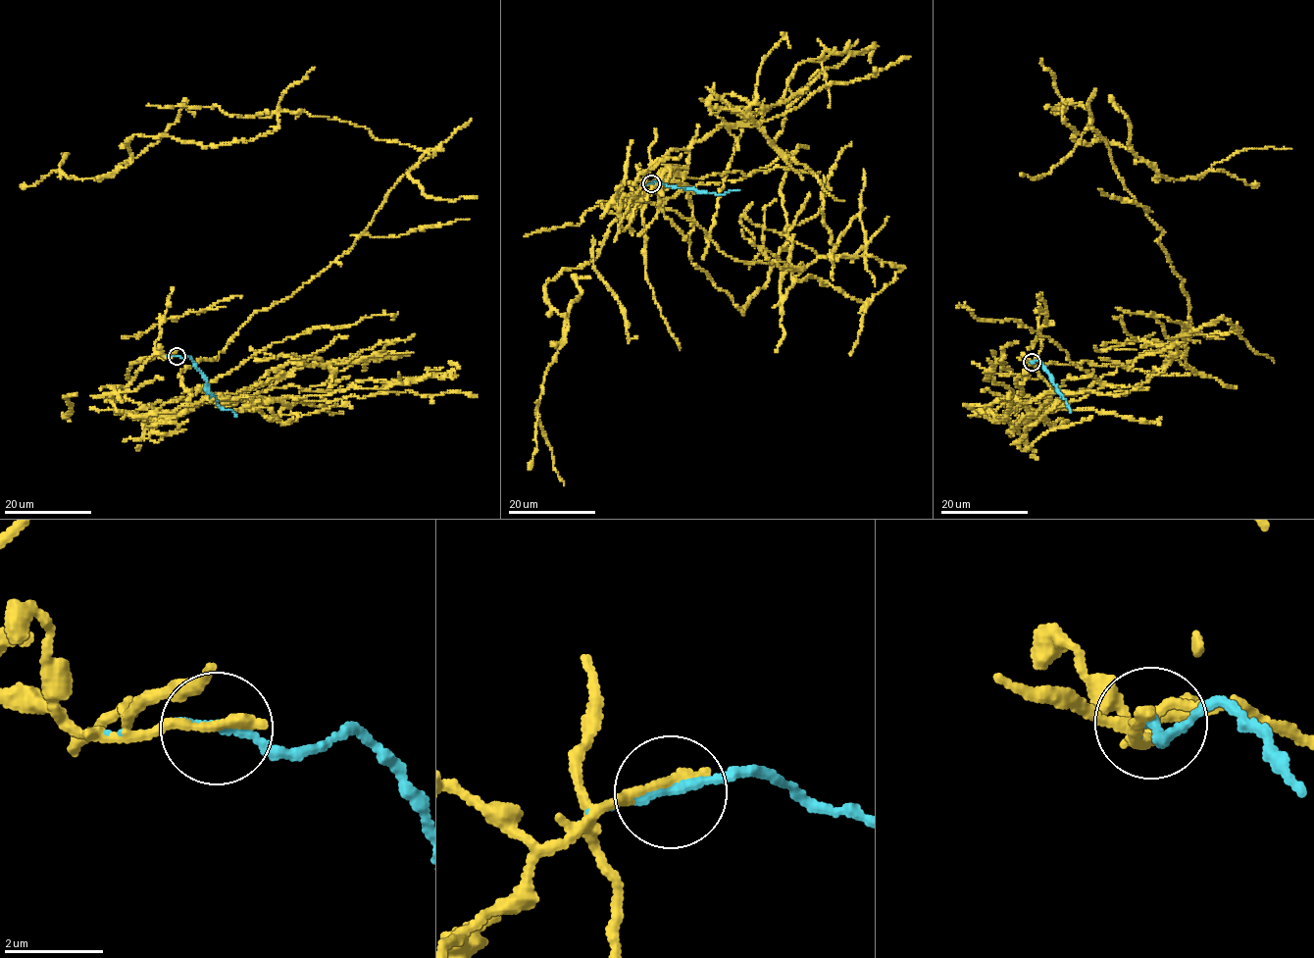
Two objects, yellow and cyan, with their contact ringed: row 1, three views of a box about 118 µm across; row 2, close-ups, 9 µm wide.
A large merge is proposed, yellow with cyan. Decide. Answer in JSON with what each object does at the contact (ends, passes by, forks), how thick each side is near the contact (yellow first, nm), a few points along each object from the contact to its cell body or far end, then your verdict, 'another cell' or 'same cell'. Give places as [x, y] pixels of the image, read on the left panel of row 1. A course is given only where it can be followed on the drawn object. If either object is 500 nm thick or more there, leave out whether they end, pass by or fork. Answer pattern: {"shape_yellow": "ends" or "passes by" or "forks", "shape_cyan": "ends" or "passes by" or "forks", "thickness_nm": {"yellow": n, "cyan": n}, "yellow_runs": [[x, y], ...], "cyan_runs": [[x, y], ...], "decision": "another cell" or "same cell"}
{"shape_yellow": "ends", "shape_cyan": "ends", "thickness_nm": {"yellow": 260, "cyan": 260}, "yellow_runs": [[176, 356], [126, 398], [184, 412], [180, 372], [434, 151], [284, 110], [65, 158]], "cyan_runs": [[176, 356], [189, 357], [217, 403], [231, 410], [236, 417]], "decision": "another cell"}

